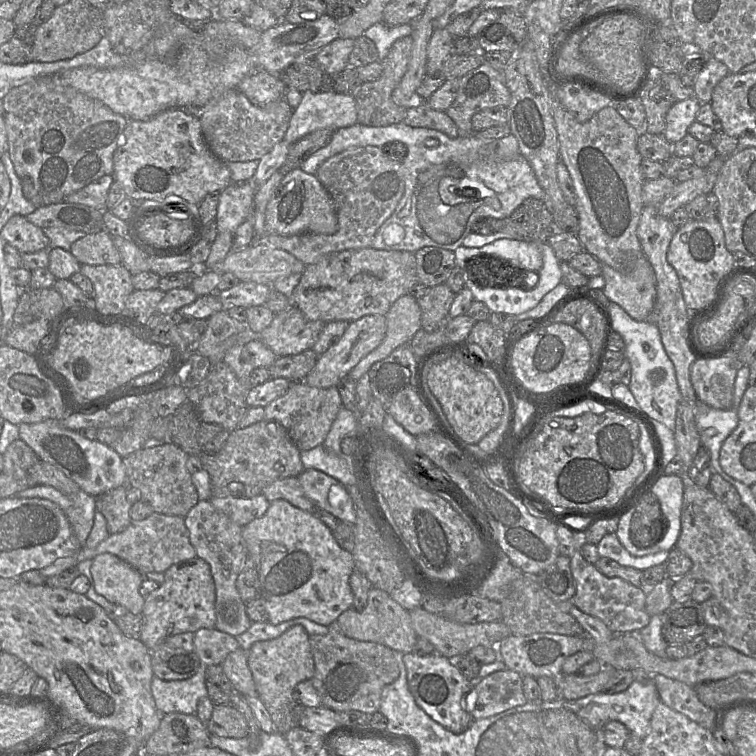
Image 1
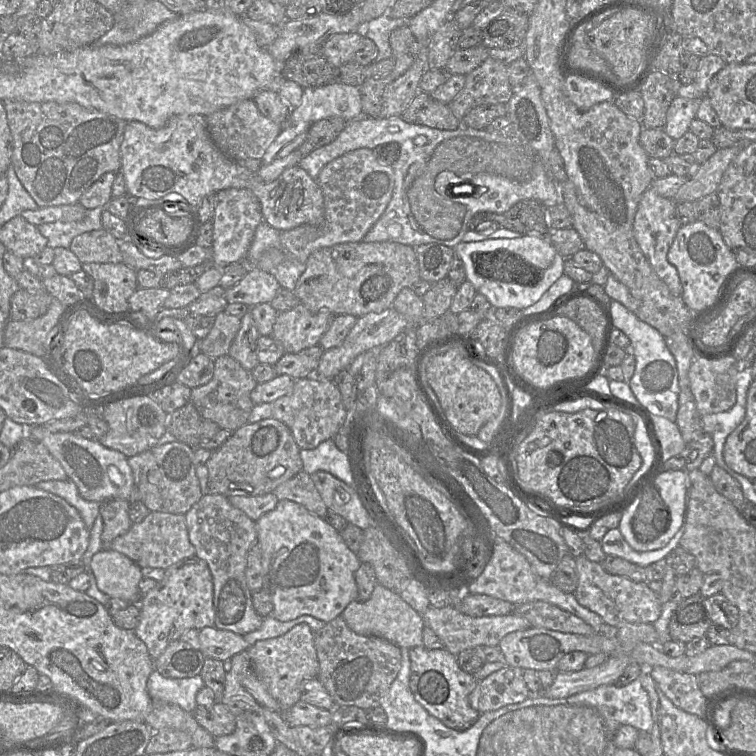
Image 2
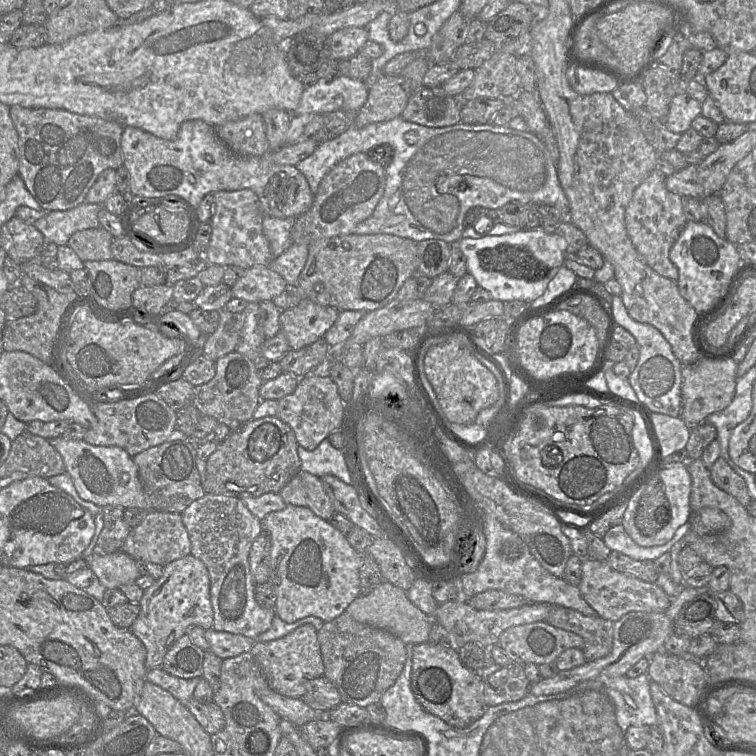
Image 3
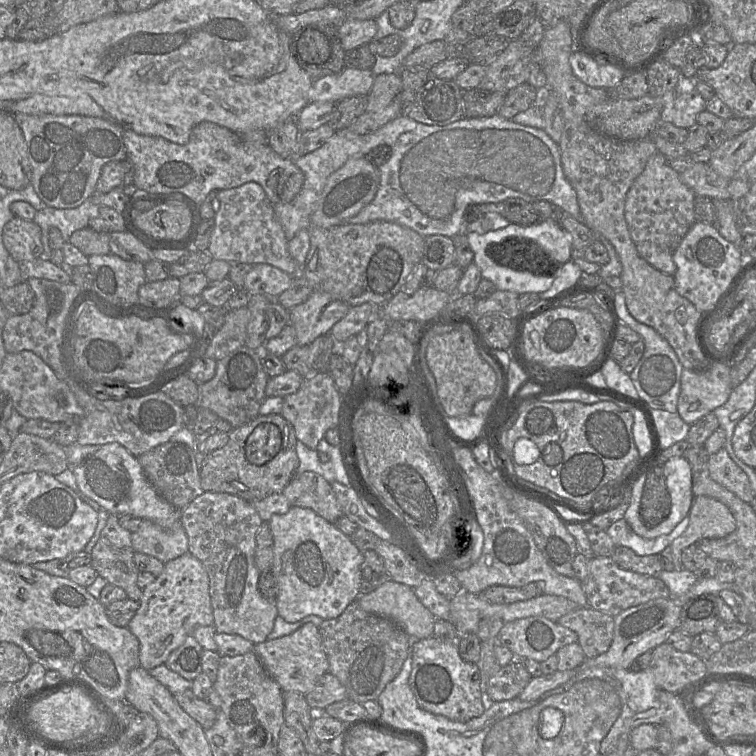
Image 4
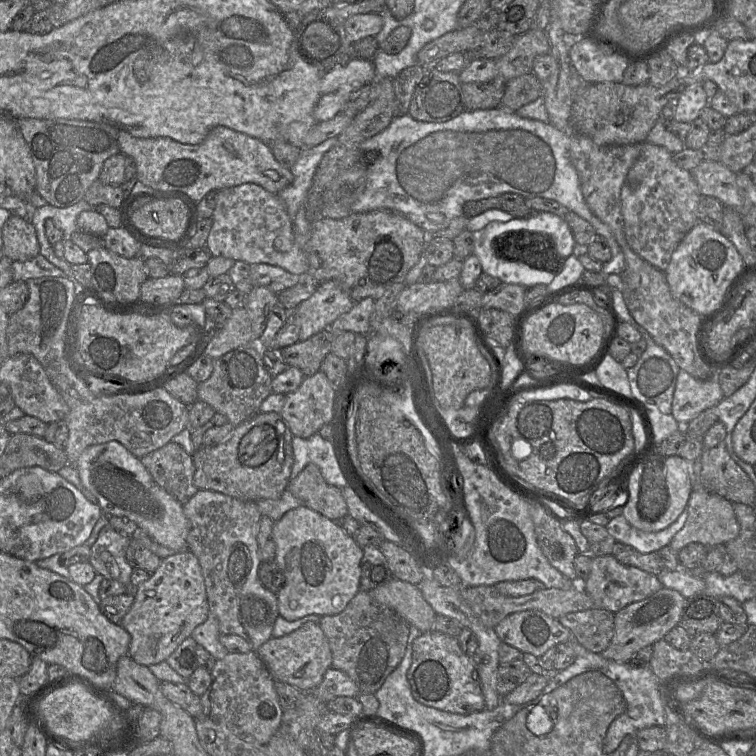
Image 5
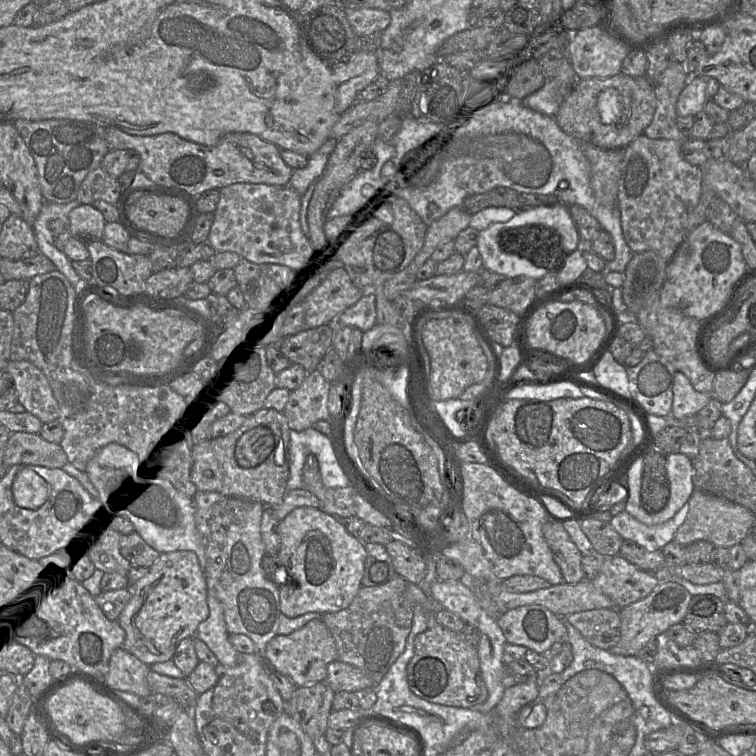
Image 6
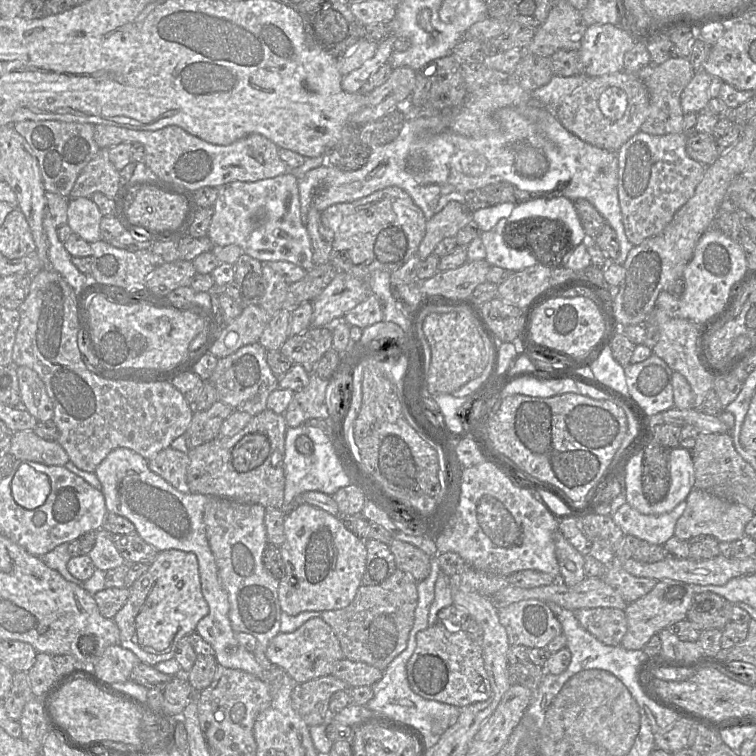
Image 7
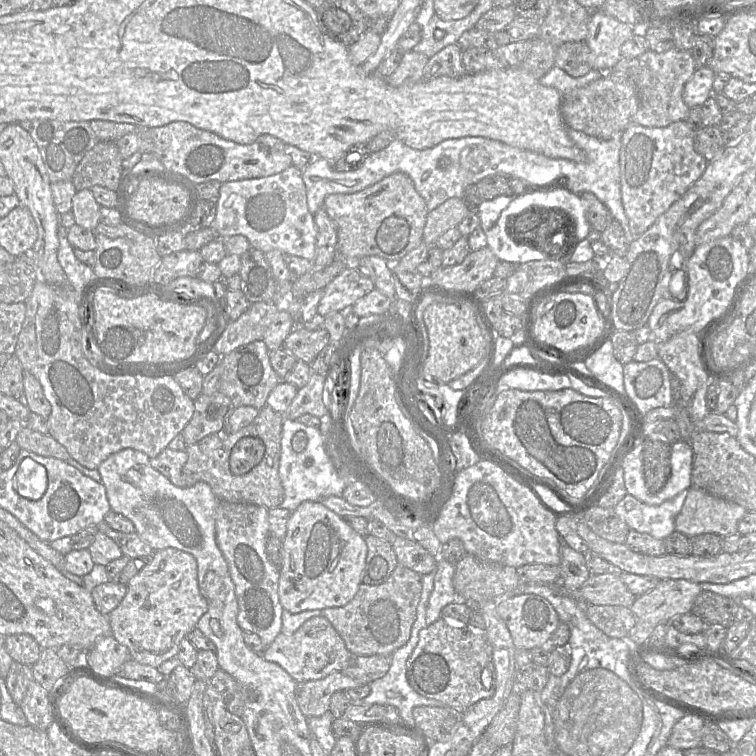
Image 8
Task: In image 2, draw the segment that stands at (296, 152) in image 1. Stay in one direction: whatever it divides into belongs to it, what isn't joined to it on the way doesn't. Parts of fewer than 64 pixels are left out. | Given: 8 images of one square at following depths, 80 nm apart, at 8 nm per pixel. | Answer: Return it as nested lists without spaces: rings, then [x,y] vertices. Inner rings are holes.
[[[327,117],[312,123],[308,129],[305,141],[298,148],[302,156],[307,156],[312,151],[331,143],[347,125],[341,117]]]

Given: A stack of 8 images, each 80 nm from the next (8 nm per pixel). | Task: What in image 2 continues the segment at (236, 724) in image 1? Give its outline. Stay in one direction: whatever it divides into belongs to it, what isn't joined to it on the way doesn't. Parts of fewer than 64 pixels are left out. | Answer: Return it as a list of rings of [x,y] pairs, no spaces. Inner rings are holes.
[[[215,702],[210,707],[197,705],[193,716],[213,737],[231,734],[236,727],[235,716],[221,702]]]

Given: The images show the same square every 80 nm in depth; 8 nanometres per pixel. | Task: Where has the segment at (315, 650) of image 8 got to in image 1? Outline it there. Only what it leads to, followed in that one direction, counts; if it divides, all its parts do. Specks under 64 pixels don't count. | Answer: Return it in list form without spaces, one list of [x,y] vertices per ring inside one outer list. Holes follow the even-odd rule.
[[[294,625],[281,636],[258,641],[247,652],[247,662],[251,670],[257,695],[268,710],[275,726],[275,732],[285,736],[293,727],[299,726],[299,706],[294,697],[295,686],[310,680],[315,671],[314,659],[309,643],[310,635],[302,625]]]

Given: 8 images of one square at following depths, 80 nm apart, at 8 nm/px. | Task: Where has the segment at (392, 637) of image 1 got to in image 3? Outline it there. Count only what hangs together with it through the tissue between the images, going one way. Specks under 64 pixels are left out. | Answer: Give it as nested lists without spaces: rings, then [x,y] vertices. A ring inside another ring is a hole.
[[[383,581],[368,595],[360,595],[346,609],[355,621],[380,628],[398,637],[405,644],[428,642],[432,618],[417,608],[407,597],[406,591]]]

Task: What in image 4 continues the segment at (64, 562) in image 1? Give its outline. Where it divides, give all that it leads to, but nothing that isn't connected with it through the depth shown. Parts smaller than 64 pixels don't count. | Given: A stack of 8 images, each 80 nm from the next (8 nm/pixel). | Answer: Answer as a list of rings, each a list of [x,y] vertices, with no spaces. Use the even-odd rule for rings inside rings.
[[[142,519],[137,531],[131,533],[132,547],[135,552],[153,556],[167,563],[188,551],[188,537],[181,521],[169,529]]]

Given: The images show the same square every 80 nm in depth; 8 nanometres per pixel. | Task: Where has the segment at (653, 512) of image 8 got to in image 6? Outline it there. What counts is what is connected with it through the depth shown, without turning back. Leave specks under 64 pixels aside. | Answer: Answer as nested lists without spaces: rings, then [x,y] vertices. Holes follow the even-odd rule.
[[[688,502],[670,520],[646,525],[624,510],[614,516],[610,524],[623,540],[632,540],[649,551],[662,550],[667,543],[674,540],[675,533],[685,521],[687,513]]]

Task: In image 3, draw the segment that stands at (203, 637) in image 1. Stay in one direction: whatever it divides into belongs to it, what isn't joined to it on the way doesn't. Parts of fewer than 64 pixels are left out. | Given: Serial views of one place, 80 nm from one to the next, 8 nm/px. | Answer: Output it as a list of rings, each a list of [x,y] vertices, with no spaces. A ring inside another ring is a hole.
[[[213,628],[205,630],[205,638],[209,644],[209,651],[223,660],[250,652],[255,643],[255,639],[241,634],[216,631]]]

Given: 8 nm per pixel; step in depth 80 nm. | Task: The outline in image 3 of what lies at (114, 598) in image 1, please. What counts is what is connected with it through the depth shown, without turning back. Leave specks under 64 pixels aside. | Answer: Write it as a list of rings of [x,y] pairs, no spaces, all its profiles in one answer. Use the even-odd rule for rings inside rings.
[[[123,551],[108,555],[92,554],[89,567],[106,589],[133,584],[140,576],[136,560]]]

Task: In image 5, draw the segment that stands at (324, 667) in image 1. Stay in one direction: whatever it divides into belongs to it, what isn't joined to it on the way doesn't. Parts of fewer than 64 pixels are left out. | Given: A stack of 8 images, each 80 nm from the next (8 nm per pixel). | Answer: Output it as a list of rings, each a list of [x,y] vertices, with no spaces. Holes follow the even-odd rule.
[[[358,591],[341,613],[322,616],[319,625],[332,652],[331,667],[345,673],[357,685],[360,694],[374,694],[398,667],[406,652],[410,625],[393,610],[375,603],[366,591]]]

